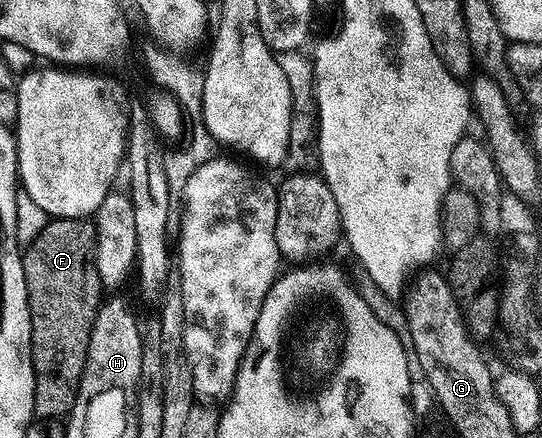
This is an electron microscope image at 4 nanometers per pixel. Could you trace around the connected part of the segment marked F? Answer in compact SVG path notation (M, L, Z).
M48 219L45 230L22 249L31 315L31 361L35 371L35 415L44 420L70 413L81 386L89 338L105 296L97 274L97 234L90 219Z

